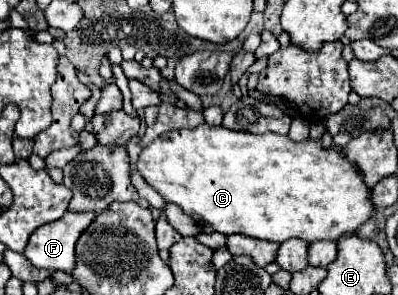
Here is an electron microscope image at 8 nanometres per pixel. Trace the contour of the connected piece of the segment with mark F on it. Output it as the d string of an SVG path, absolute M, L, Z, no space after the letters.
M68 211L62 219L38 227L30 237L30 243L24 251L24 257L40 269L48 271L66 271L70 273L76 265L74 245L80 233L94 221L94 211L72 213Z

